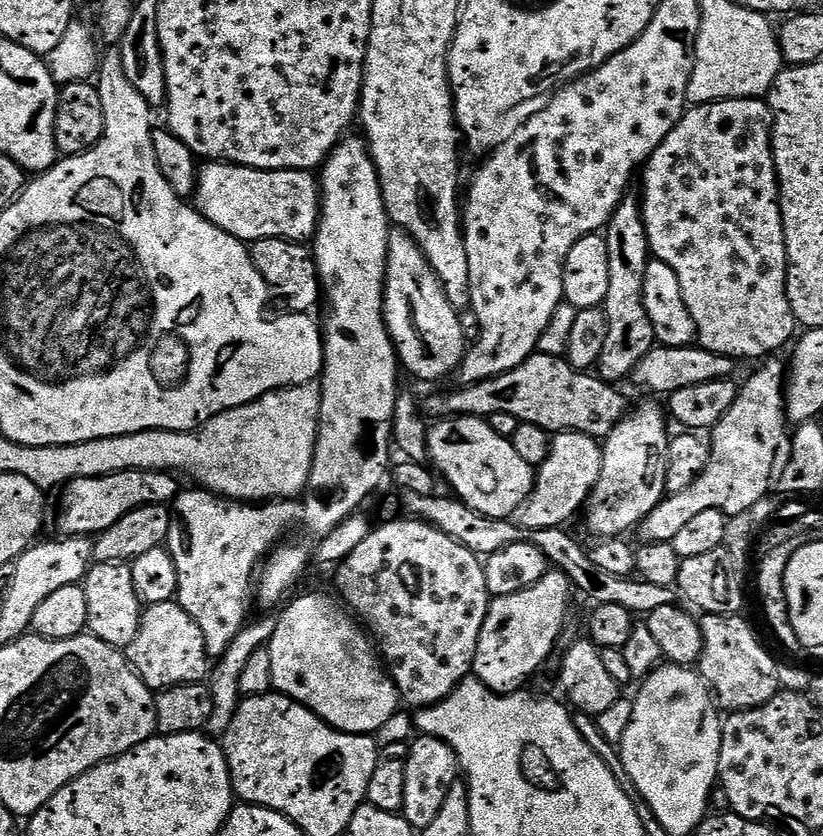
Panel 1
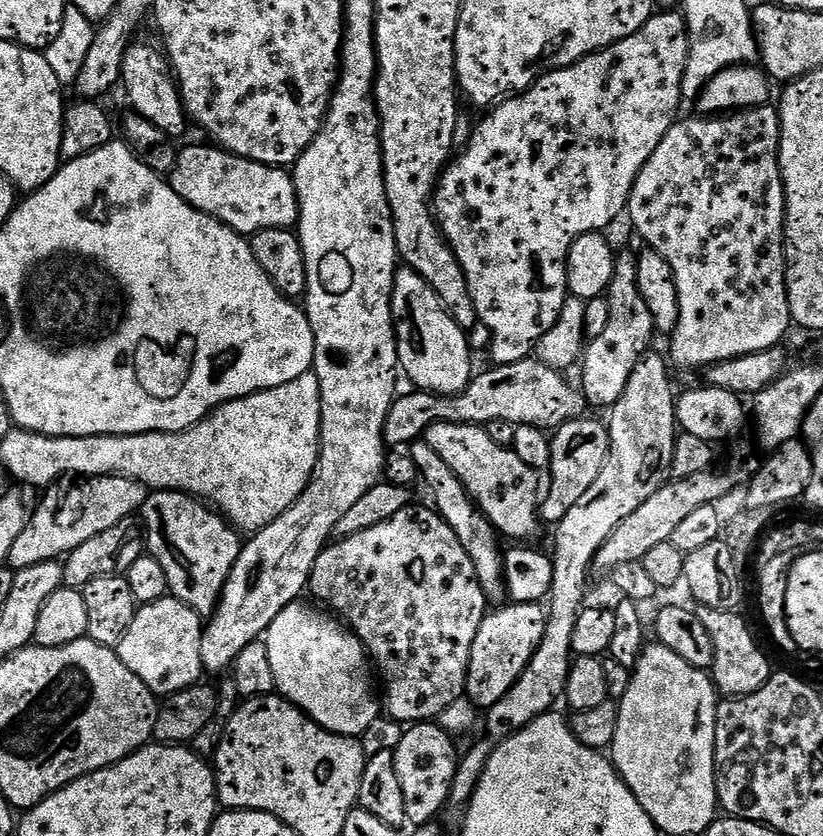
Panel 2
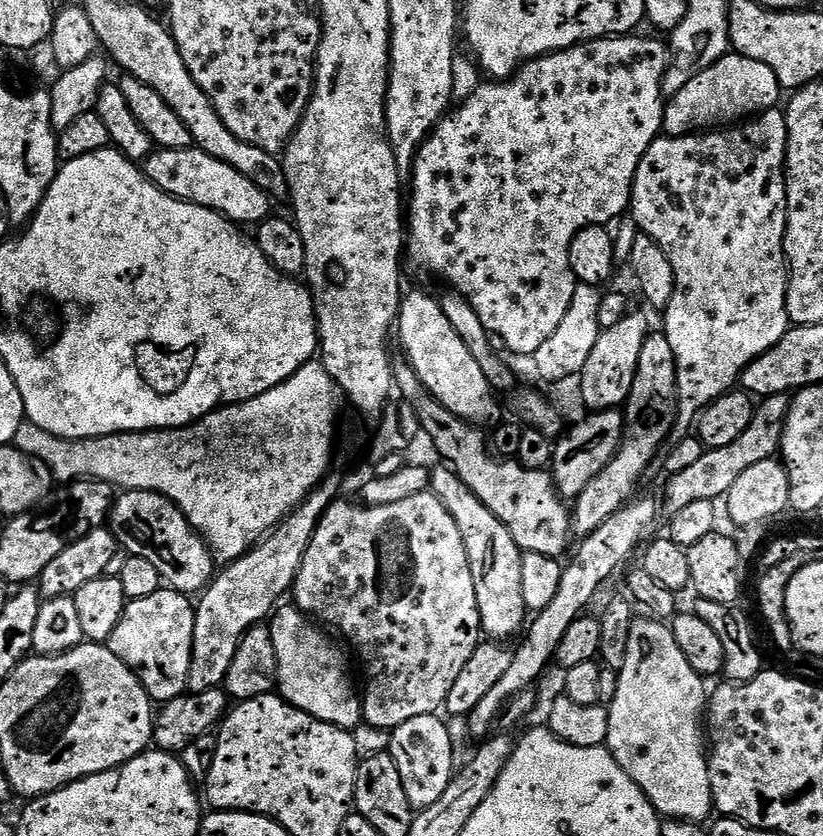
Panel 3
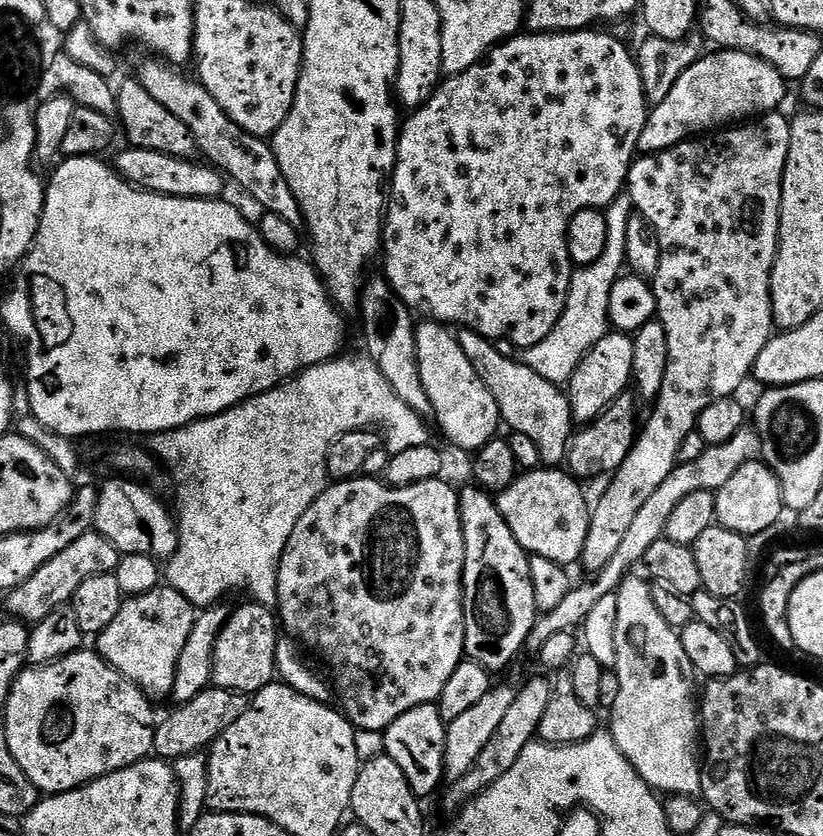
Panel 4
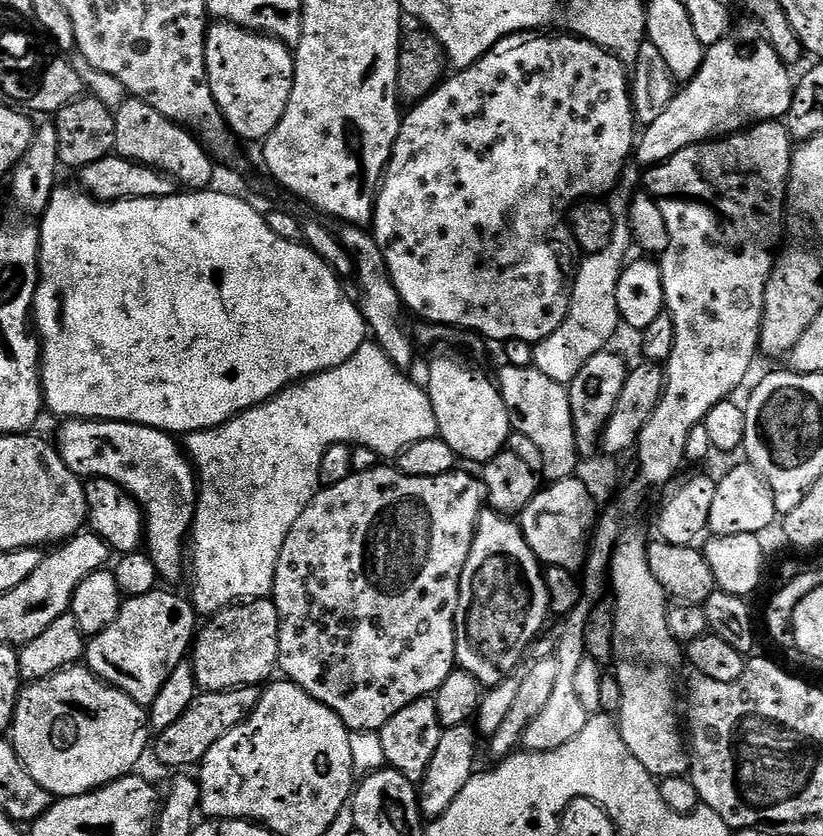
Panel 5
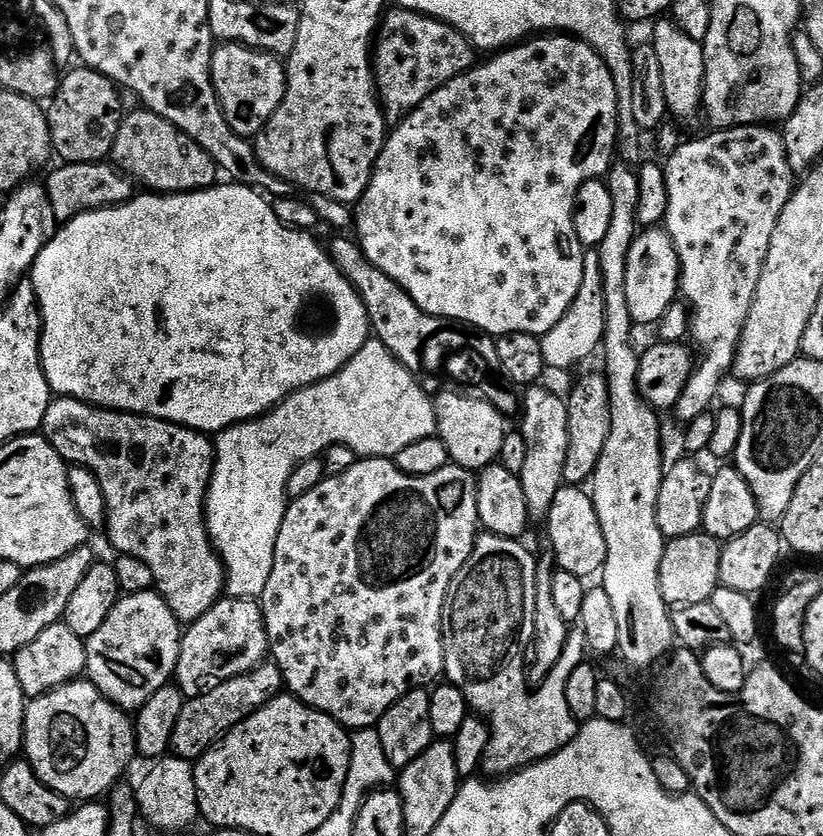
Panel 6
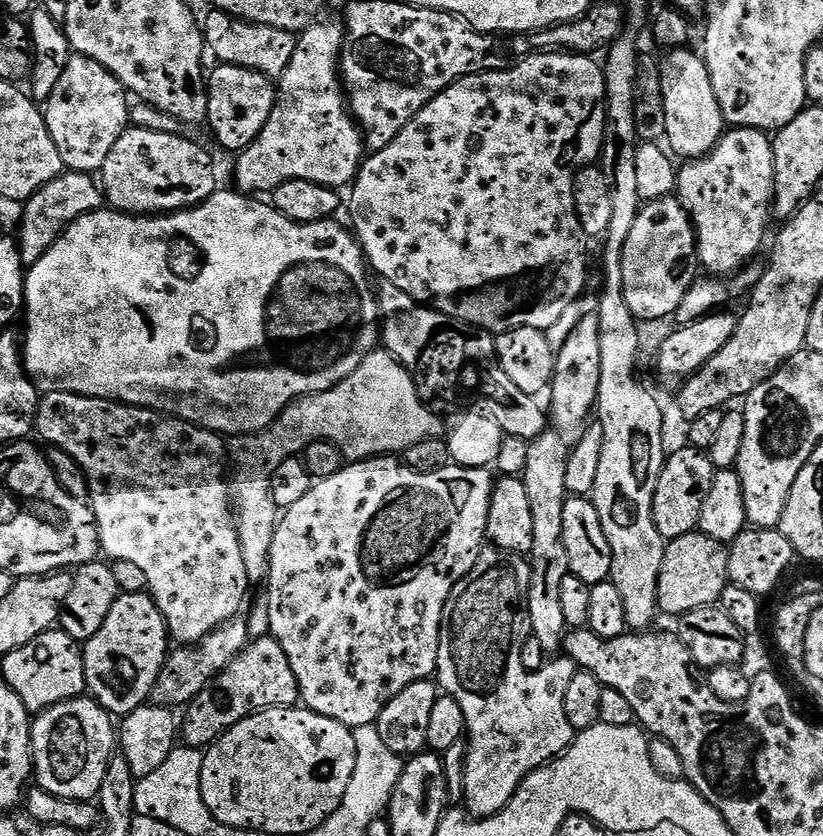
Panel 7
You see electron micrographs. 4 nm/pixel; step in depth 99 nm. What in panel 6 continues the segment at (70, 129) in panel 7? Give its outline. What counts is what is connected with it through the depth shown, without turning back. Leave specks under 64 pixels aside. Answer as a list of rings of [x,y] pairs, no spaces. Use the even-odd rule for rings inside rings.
[[[73,67],[63,73],[56,94],[46,108],[48,129],[52,139],[52,151],[57,157],[60,155],[59,159],[66,164],[98,164],[111,157],[112,147],[118,138],[118,130],[120,123],[124,121],[125,113],[122,110],[117,85],[106,79],[100,72],[95,72],[93,68],[79,67]]]

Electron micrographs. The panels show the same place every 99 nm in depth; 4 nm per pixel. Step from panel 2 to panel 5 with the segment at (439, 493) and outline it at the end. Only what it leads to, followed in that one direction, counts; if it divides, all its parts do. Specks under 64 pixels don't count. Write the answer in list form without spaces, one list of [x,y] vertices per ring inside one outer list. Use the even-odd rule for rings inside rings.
[[[481,511],[456,599],[459,671],[473,676],[481,686],[502,683],[517,671],[520,655],[525,655],[538,634],[545,631],[544,619],[549,616],[542,565],[520,532],[519,523],[498,512]]]

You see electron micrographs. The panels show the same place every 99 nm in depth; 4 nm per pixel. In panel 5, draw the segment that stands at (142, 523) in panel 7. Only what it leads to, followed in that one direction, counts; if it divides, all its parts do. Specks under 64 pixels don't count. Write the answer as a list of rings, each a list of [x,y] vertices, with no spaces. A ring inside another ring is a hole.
[[[64,420],[61,425],[60,437],[54,440],[54,444],[66,466],[73,469],[81,478],[101,476],[114,482],[140,505],[144,517],[146,551],[154,562],[161,581],[176,580],[183,572],[185,575],[186,541],[189,539],[192,521],[195,518],[198,476],[187,455],[182,451],[181,445],[180,448],[176,445],[177,437],[160,428],[113,420]]]

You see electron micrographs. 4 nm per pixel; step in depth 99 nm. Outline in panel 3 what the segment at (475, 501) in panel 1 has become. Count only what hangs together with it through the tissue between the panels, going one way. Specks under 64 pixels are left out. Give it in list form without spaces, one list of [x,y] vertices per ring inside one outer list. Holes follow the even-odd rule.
[[[403,358],[393,359],[391,370],[395,391],[400,392],[399,395],[402,399],[407,404],[411,404],[413,410],[416,411],[416,417],[420,419],[423,435],[425,437],[428,435],[432,439],[433,446],[440,451],[440,456],[444,459],[441,461],[447,462],[452,471],[460,475],[462,482],[466,482],[466,486],[470,486],[476,497],[491,510],[494,518],[498,518],[502,522],[502,526],[506,526],[506,530],[510,530],[510,534],[519,546],[521,553],[533,552],[534,554],[546,554],[557,558],[563,557],[563,552],[569,551],[568,539],[573,539],[574,536],[572,513],[569,505],[564,505],[567,504],[565,497],[561,496],[559,489],[556,488],[556,481],[552,479],[551,471],[543,468],[523,468],[515,459],[493,456],[488,450],[485,437],[479,436],[472,429],[475,427],[469,421],[459,420],[454,414],[450,414],[450,410],[446,410],[446,406],[442,406],[436,399],[428,395],[428,391],[424,389],[418,378],[418,374],[414,374],[414,370],[408,365],[407,360]]]

